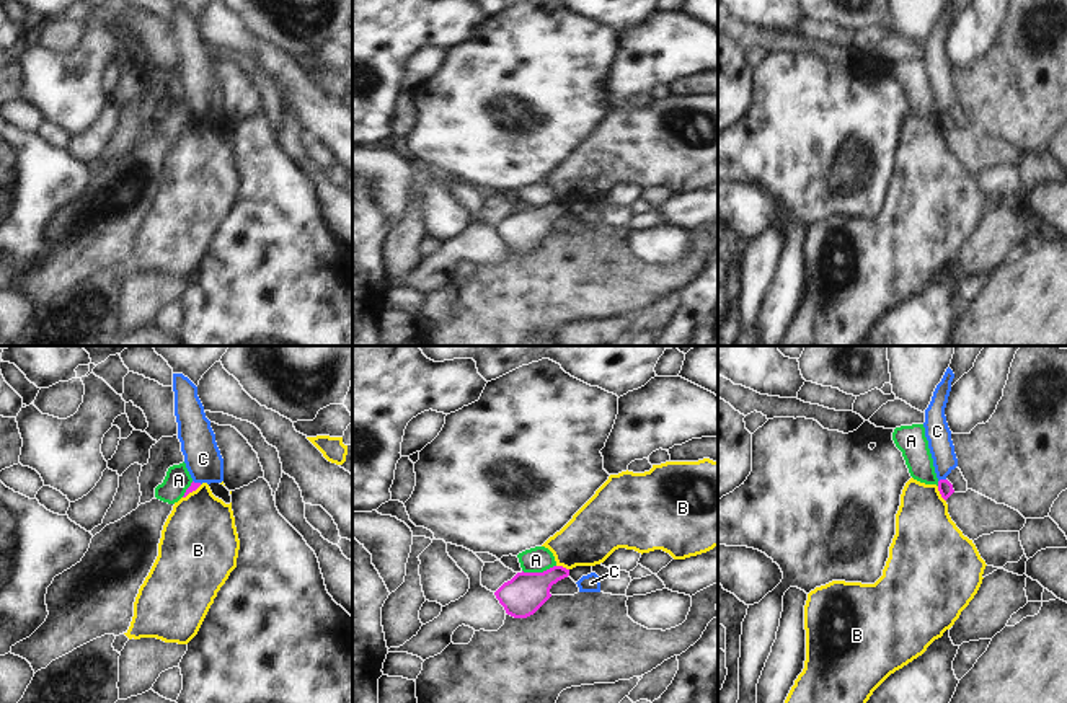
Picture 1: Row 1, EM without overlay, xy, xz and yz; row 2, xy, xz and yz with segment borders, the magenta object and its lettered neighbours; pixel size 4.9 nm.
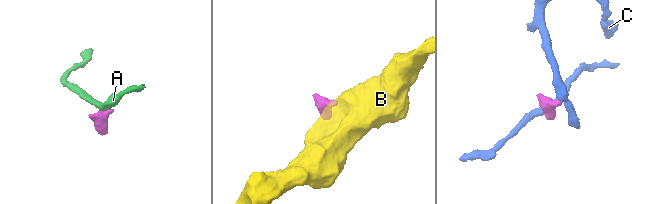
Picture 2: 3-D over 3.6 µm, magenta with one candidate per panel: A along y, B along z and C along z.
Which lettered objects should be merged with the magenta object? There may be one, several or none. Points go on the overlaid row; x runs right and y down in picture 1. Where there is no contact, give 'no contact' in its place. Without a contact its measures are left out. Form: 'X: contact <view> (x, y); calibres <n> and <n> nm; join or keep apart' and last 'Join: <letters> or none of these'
A: contact xz (539, 573); calibres 200 and 130 nm; keep apart
B: contact yz (940, 493); calibres 70 and 320 nm; keep apart
C: contact yz (942, 480); calibres 70 and 120 nm; keep apart
Join: none of these

